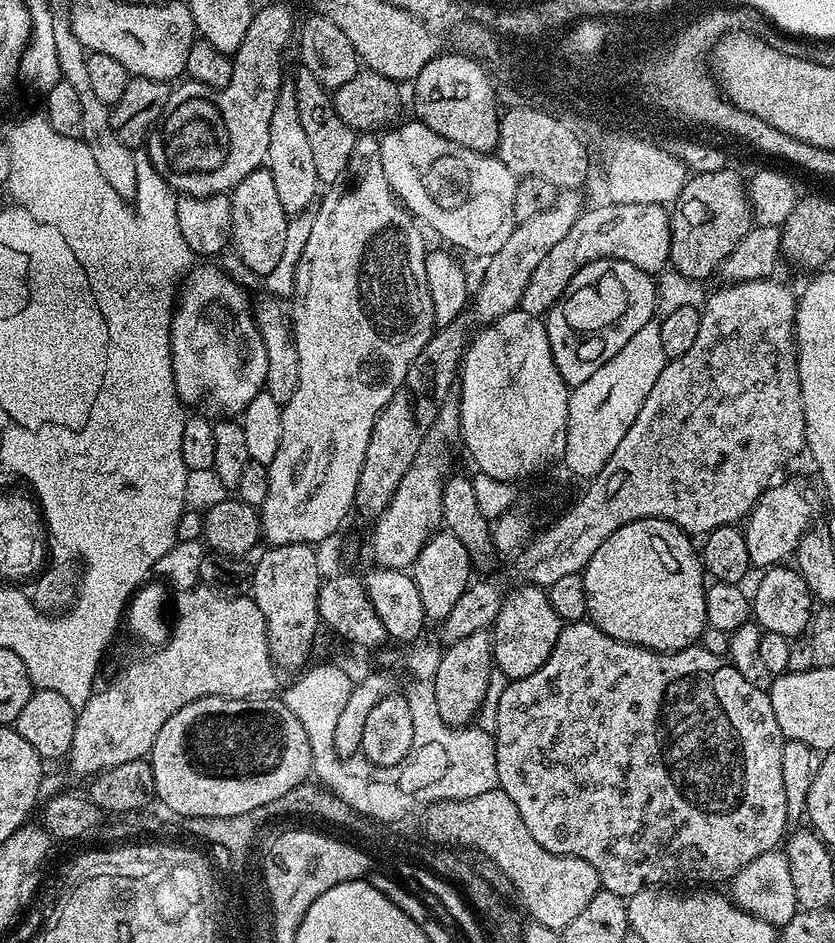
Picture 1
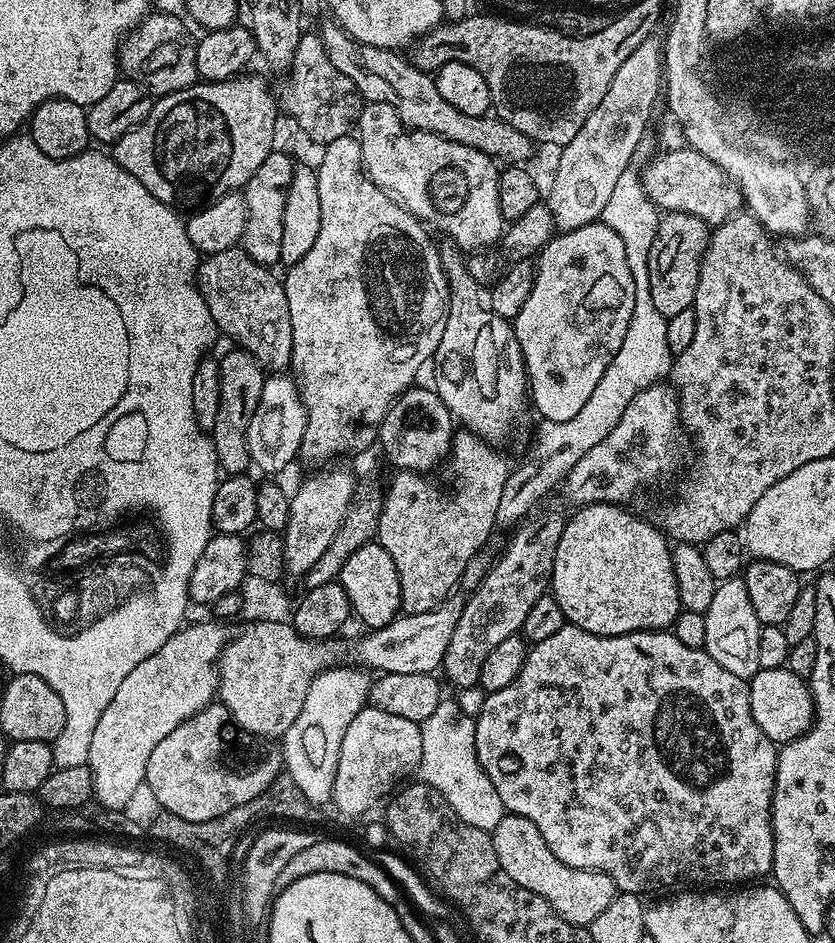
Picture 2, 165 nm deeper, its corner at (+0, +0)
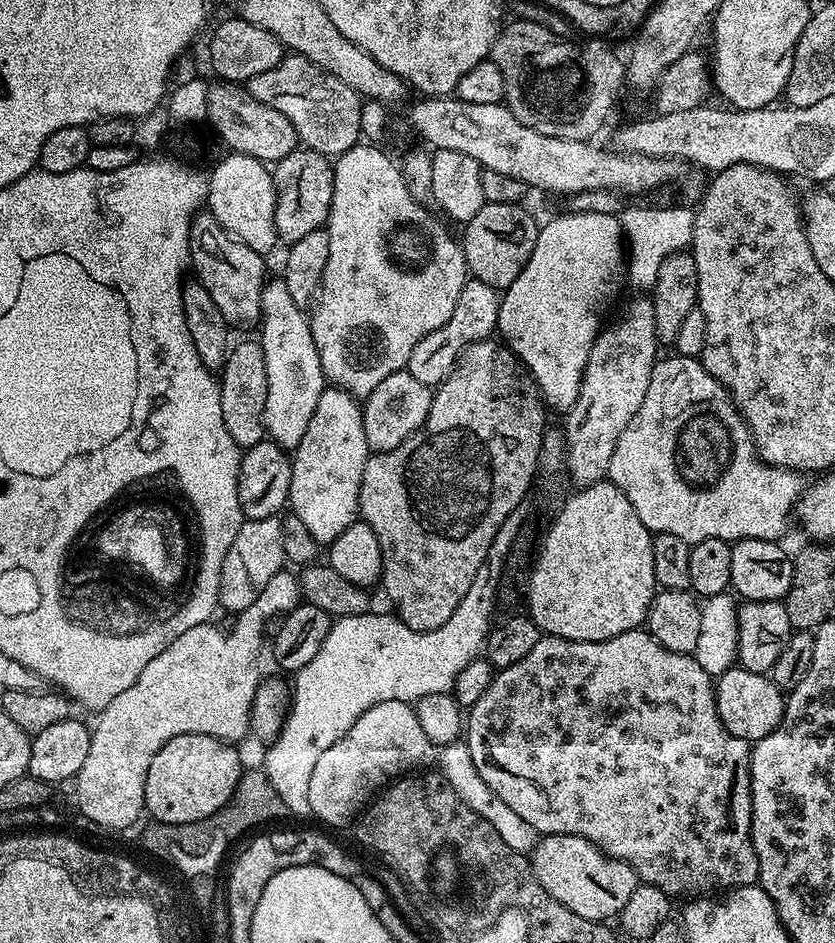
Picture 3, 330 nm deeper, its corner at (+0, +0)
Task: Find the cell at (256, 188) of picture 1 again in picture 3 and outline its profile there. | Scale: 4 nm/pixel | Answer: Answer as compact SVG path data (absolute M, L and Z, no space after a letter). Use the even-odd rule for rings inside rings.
M303 146L286 154L286 158L275 161L271 169L272 181L276 187L274 226L277 237L285 245L298 242L298 238L306 238L306 234L327 225L330 202L334 198L332 166L333 161L329 157Z

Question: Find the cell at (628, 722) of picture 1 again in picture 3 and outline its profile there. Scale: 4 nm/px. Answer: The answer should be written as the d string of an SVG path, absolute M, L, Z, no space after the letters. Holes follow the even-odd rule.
M646 630L618 634L602 642L567 640L541 635L538 646L514 666L499 669L482 698L466 716L466 743L482 782L515 810L538 834L546 836L581 836L598 846L606 855L626 862L636 872L641 884L658 886L669 898L699 898L729 888L741 888L759 881L758 854L752 845L752 791L750 790L749 741L738 738L718 719L713 677L698 666L695 655L671 652L662 647Z

